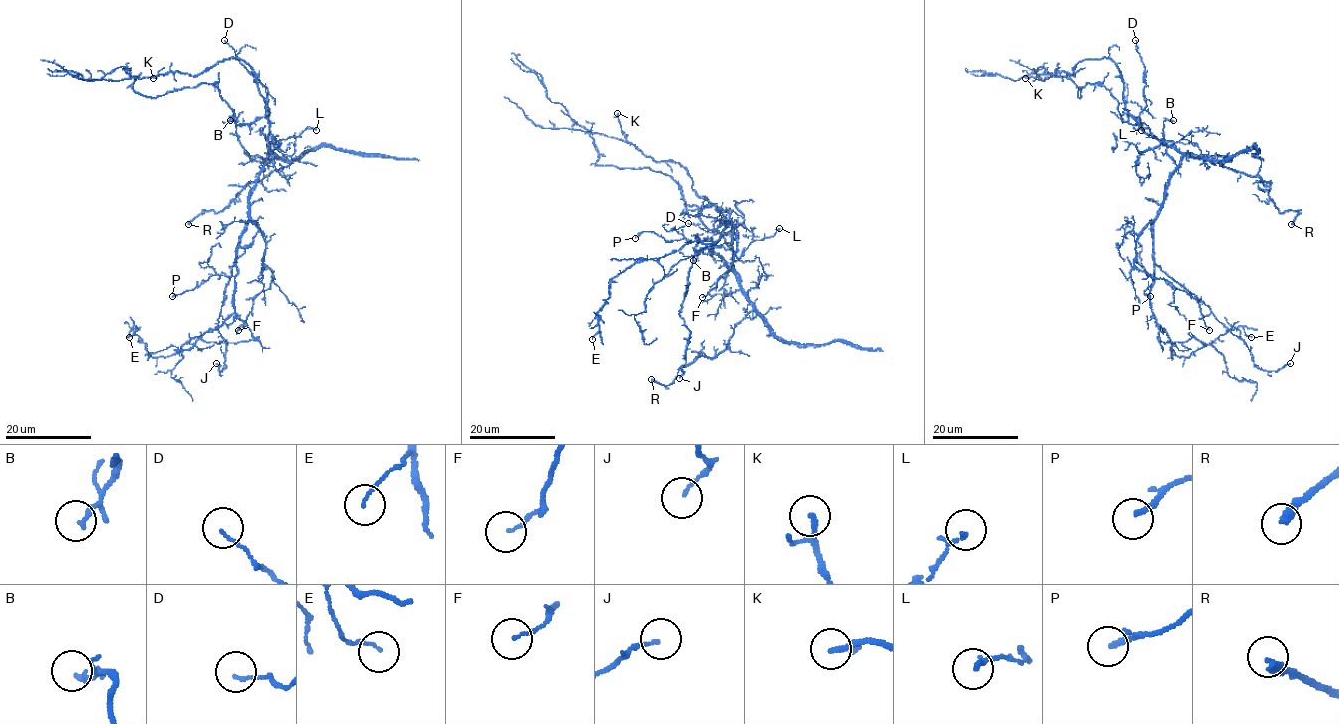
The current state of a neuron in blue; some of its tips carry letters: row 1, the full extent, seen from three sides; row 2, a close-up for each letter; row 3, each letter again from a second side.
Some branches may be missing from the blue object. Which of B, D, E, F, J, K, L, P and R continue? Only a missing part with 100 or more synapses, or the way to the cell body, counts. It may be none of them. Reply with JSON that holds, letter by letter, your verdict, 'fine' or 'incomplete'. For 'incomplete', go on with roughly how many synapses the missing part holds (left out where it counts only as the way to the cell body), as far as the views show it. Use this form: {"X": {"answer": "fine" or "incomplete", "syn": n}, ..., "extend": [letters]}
{"B": {"answer": "fine"}, "D": {"answer": "fine"}, "E": {"answer": "fine"}, "F": {"answer": "fine"}, "J": {"answer": "fine"}, "K": {"answer": "fine"}, "L": {"answer": "fine"}, "P": {"answer": "fine"}, "R": {"answer": "fine"}, "extend": []}

